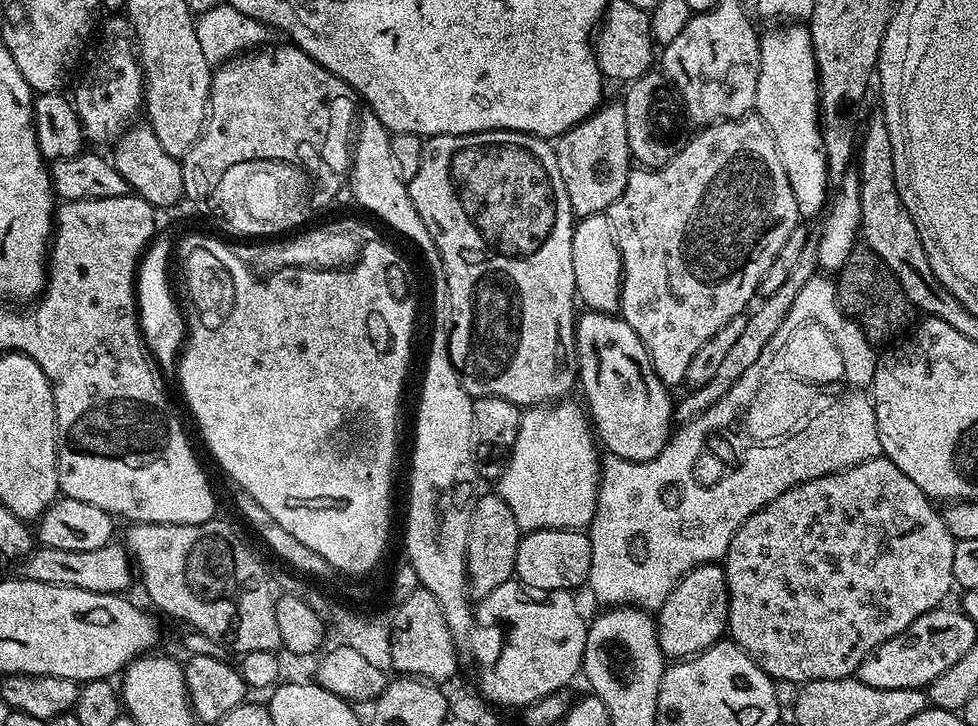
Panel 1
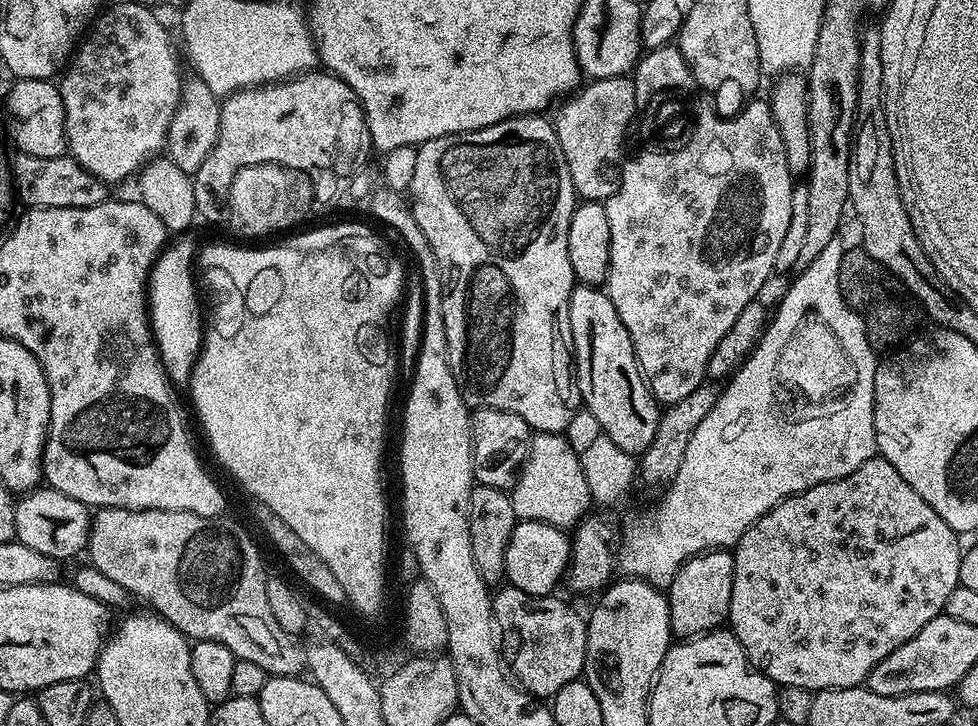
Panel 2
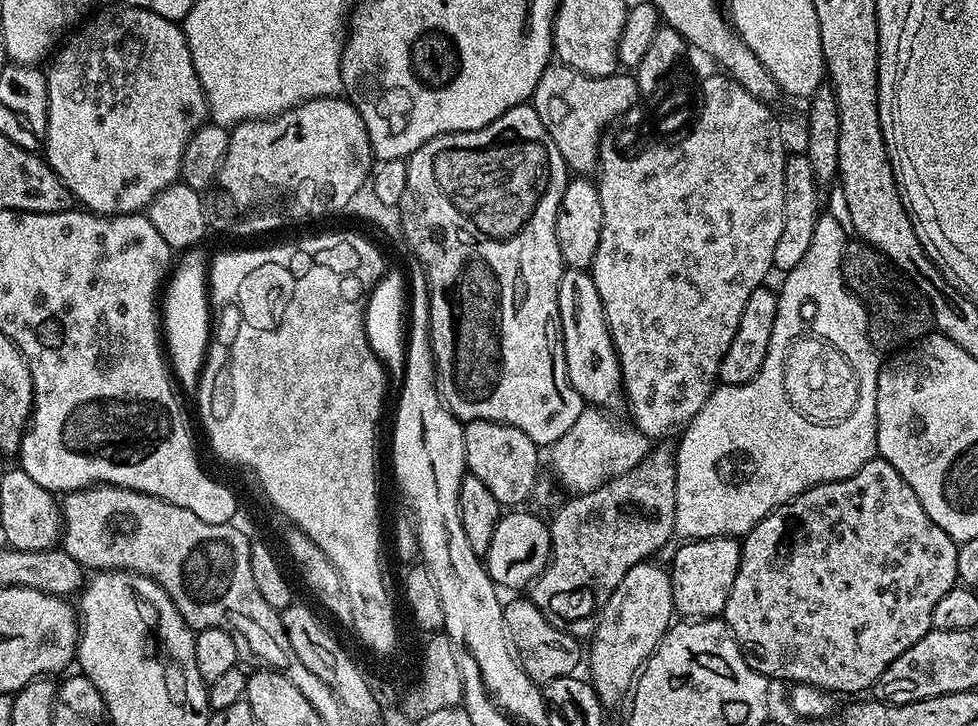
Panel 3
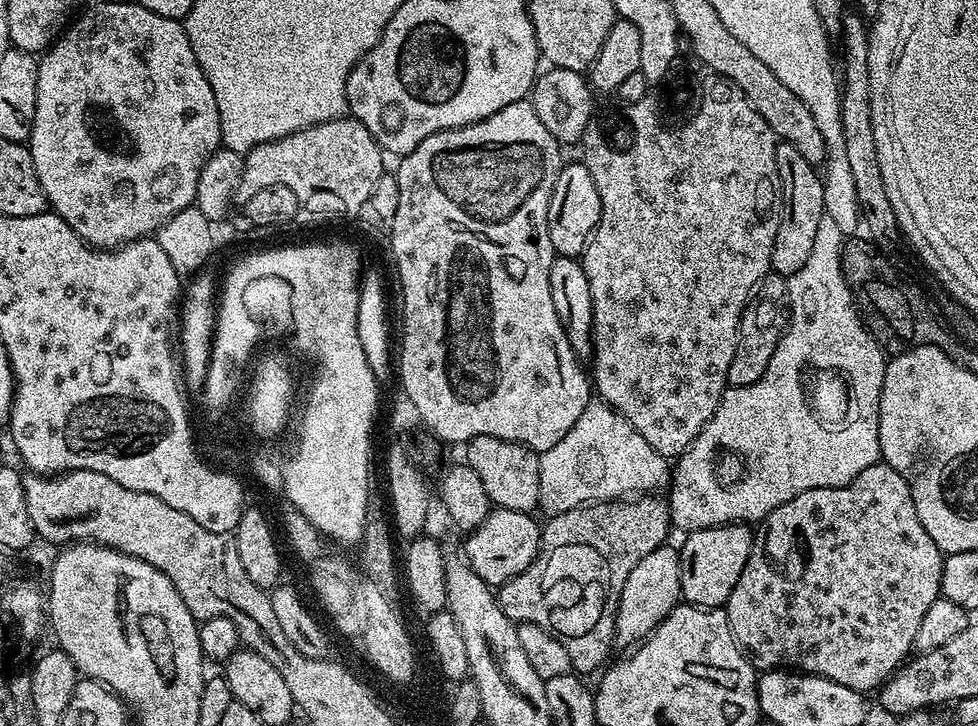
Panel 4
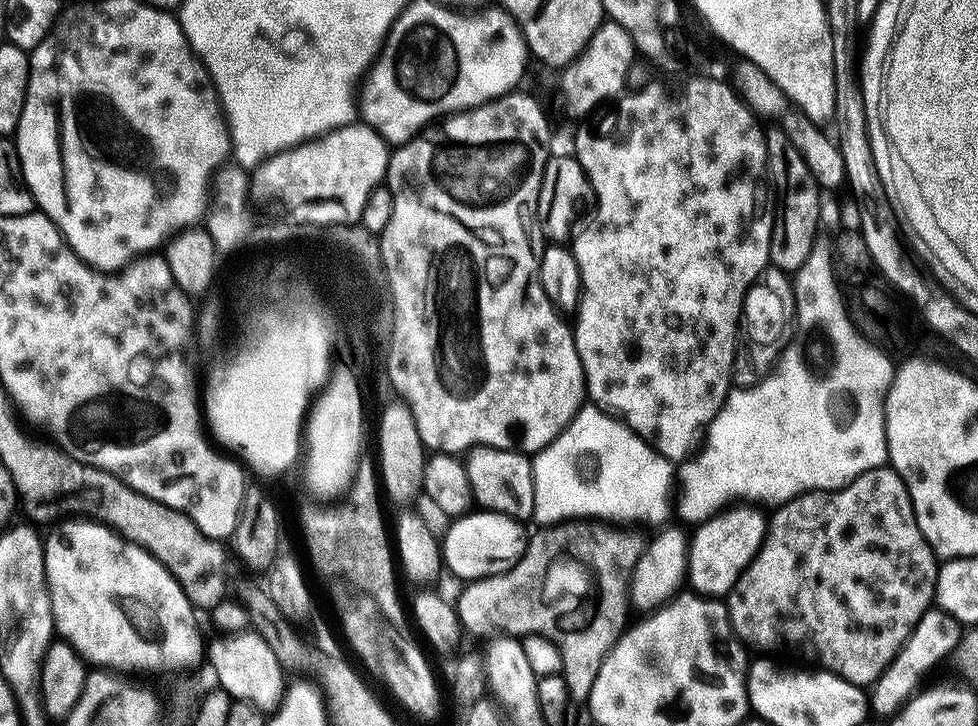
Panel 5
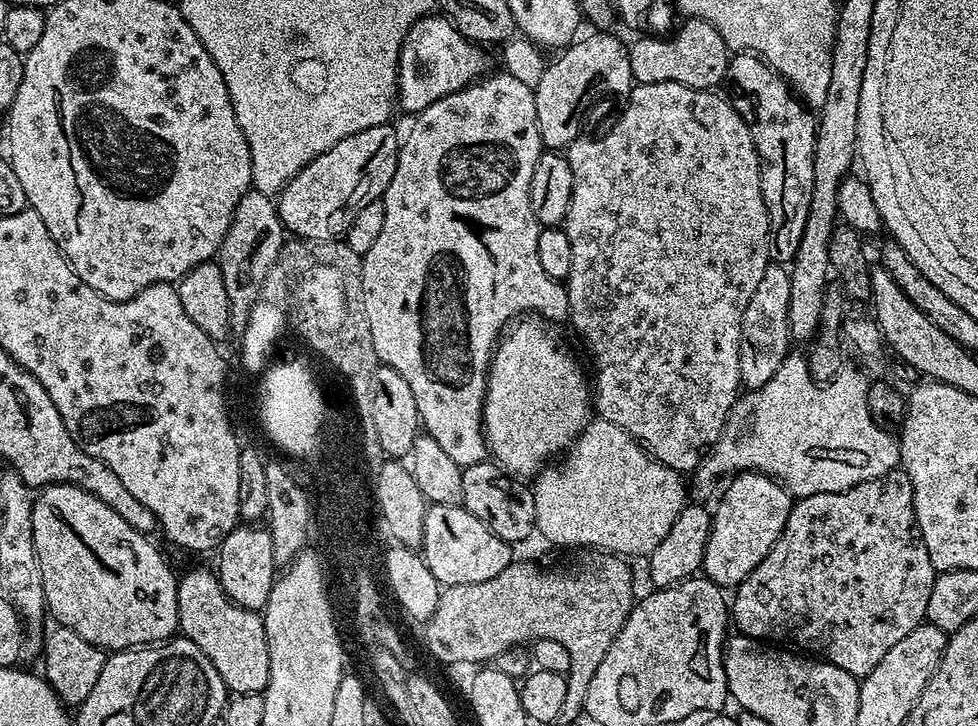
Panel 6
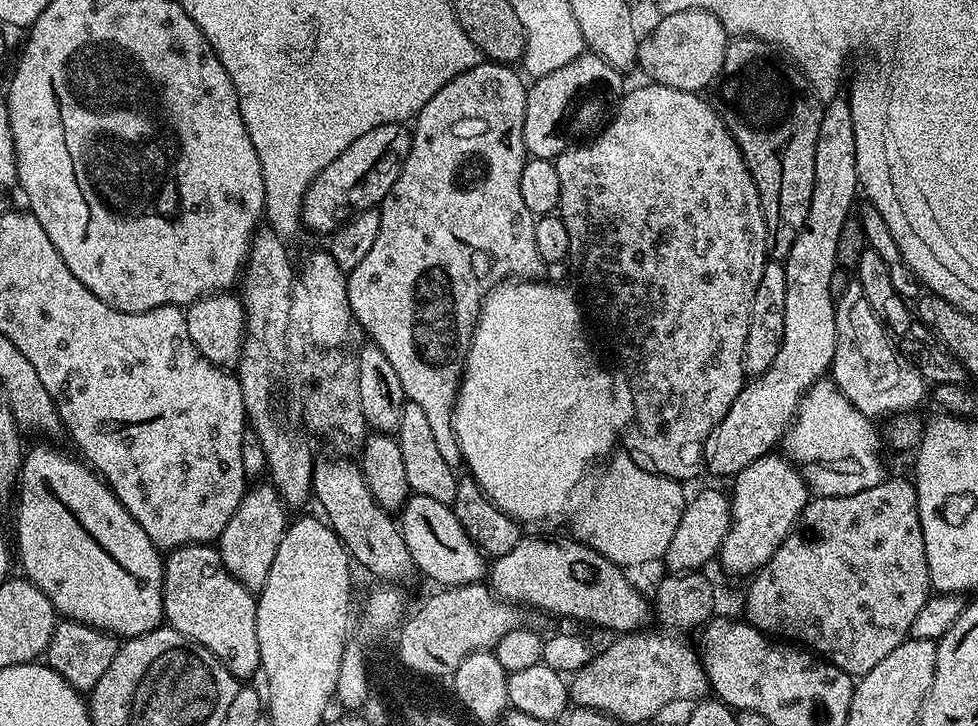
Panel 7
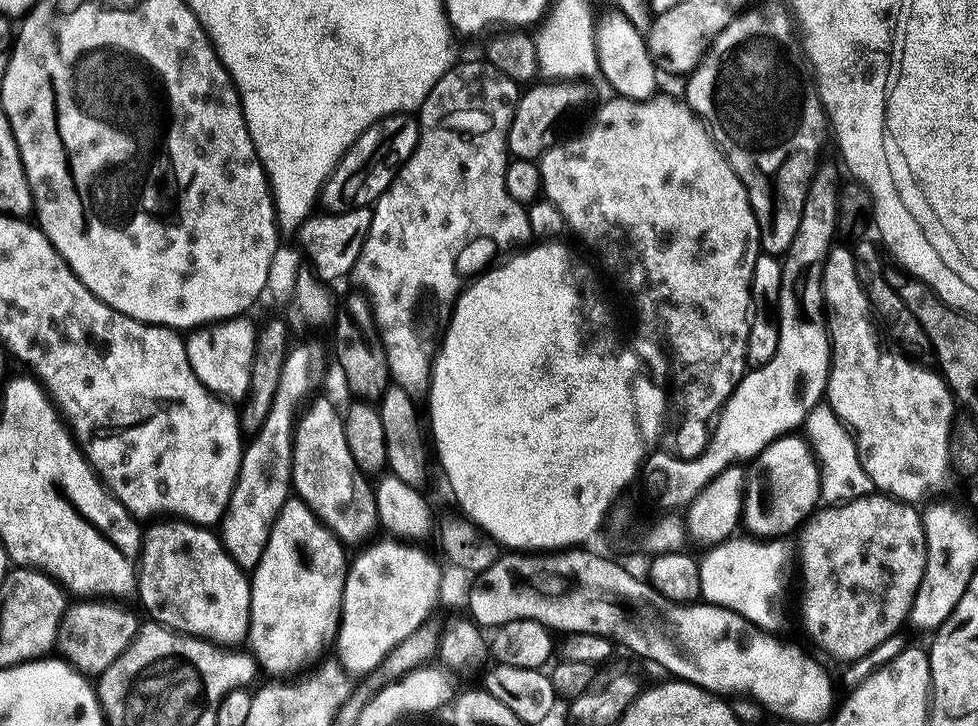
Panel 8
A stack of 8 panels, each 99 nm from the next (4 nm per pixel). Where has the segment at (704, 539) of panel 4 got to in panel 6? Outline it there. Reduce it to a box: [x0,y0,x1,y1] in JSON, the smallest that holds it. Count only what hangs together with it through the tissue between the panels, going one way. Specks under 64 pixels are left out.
[703,470,794,590]

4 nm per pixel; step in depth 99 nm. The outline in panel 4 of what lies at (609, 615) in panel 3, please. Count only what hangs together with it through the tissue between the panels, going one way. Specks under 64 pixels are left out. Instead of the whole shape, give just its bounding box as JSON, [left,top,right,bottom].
[614,547,680,646]

